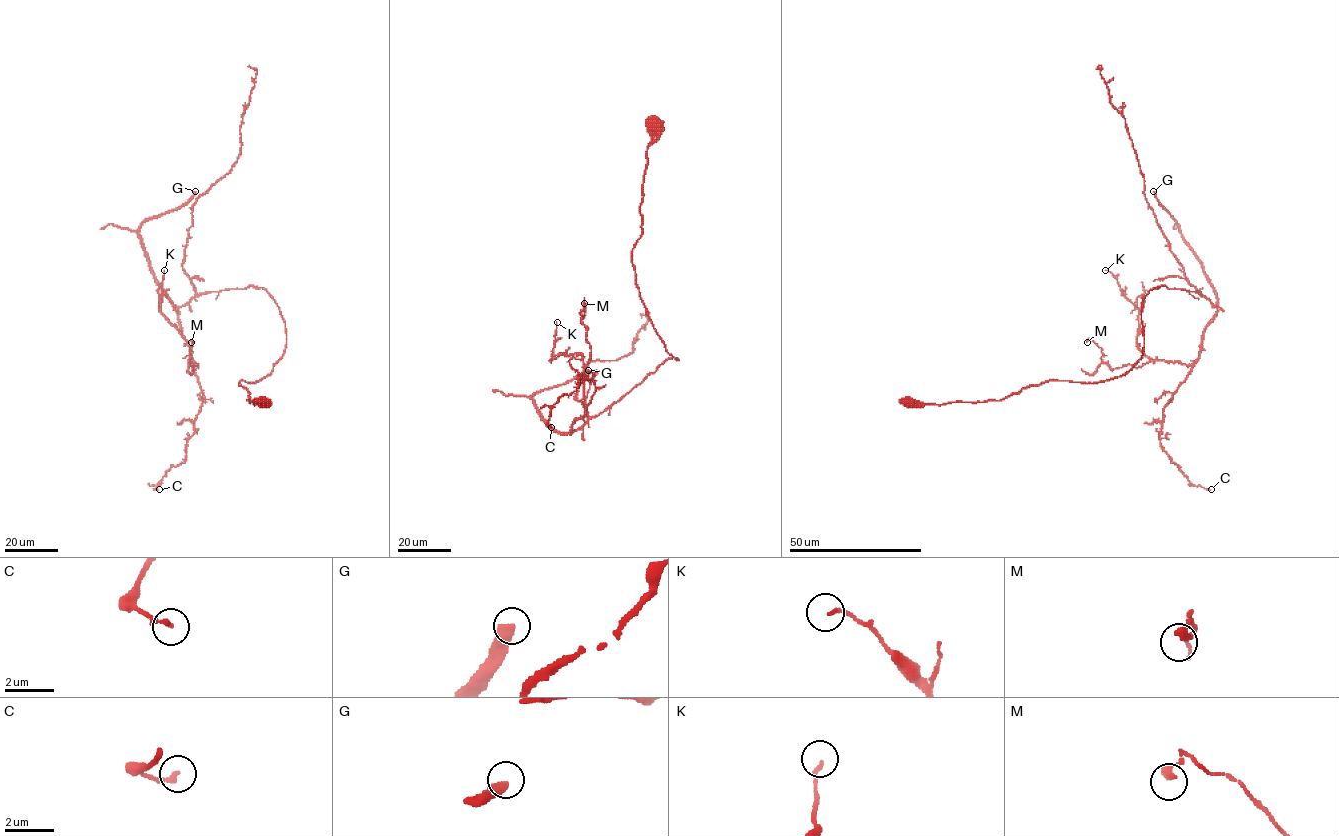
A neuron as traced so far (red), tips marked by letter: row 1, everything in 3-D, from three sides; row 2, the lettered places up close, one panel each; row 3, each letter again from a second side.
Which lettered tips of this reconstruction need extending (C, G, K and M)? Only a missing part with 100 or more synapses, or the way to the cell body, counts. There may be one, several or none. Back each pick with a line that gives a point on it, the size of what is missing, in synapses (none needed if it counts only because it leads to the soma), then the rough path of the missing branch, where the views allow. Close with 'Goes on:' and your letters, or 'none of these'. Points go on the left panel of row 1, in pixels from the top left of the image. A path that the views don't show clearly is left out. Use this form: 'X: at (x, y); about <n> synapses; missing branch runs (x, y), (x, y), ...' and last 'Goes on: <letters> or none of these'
G: at (195, 191); about 1000 synapses
Goes on: G

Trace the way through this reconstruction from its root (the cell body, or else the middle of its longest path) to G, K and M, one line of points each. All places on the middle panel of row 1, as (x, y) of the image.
G: (655, 126), (632, 262), (646, 313), (678, 360), (668, 359), (576, 430), (559, 432), (531, 397), (588, 370)
K: (655, 126), (632, 262), (646, 313), (678, 360), (570, 433), (585, 412), (584, 363), (553, 355), (557, 322)
M: (655, 126), (632, 262), (646, 313), (678, 360), (570, 433), (585, 412), (590, 358), (584, 303)

